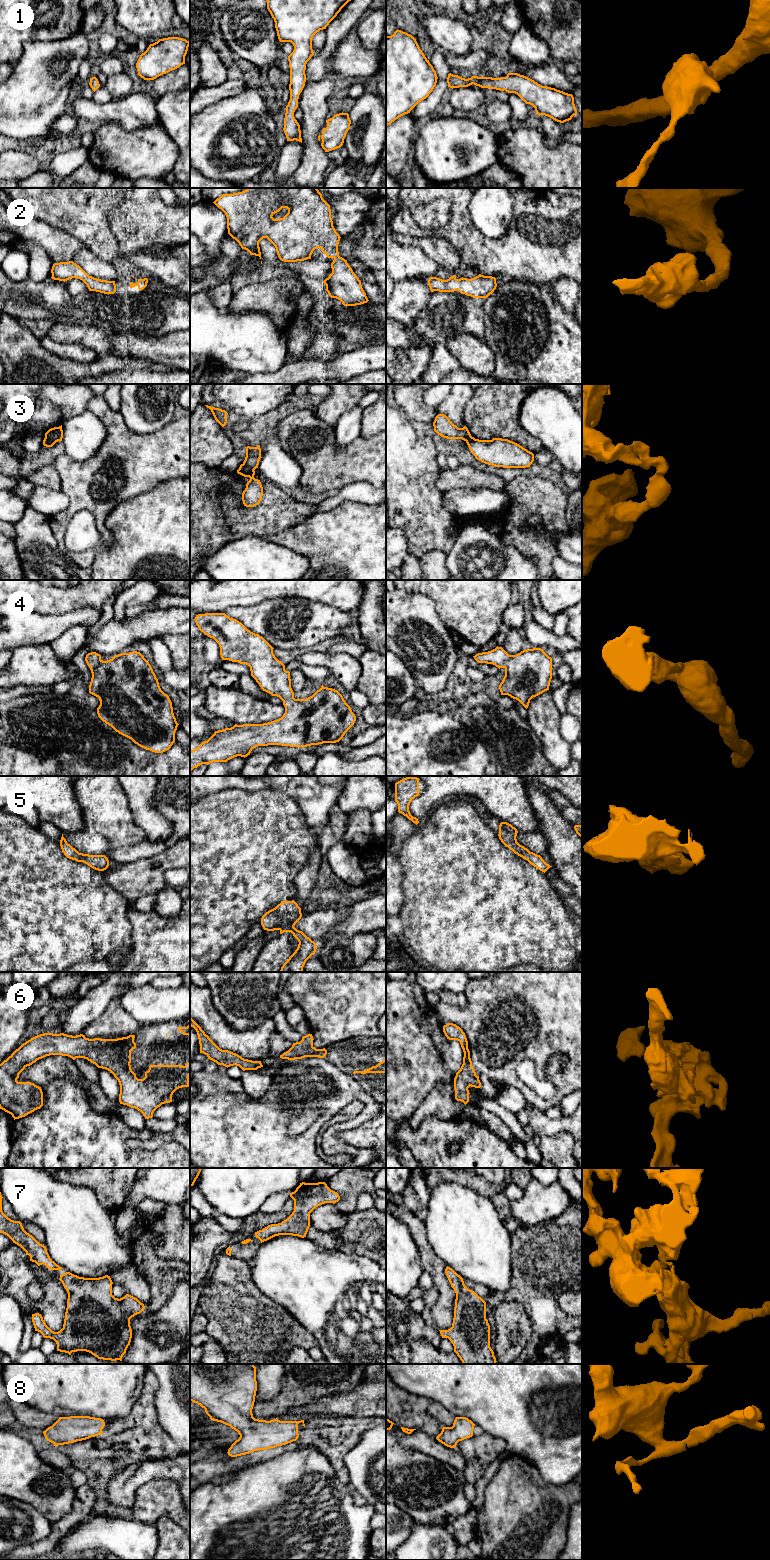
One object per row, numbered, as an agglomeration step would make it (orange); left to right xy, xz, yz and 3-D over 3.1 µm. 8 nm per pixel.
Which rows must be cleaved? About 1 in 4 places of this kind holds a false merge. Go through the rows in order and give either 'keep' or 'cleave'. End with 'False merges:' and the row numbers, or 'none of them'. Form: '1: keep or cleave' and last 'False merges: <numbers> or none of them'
1: keep
2: keep
3: cleave
4: keep
5: keep
6: keep
7: keep
8: keep
False merges: 3

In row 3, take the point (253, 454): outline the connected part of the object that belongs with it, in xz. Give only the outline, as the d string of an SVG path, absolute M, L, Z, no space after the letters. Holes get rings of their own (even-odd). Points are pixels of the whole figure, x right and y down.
M260 445L257 447L247 446L246 448L246 457L243 462L243 465L249 469L255 470L258 468L259 461L261 458L261 449Z

